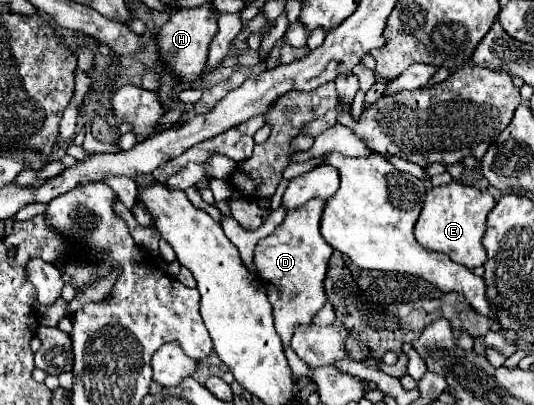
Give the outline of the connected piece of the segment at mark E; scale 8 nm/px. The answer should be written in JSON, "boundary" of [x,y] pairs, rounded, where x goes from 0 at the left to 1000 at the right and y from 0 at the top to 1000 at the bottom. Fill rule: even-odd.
{"boundary":[[[861,447],[809,462],[794,486],[790,526],[775,560],[779,595],[805,620],[839,630],[846,644],[876,664],[899,659],[910,644],[910,620],[903,605],[903,585],[910,570],[910,536],[925,506],[929,496],[914,472],[899,472]]]}

